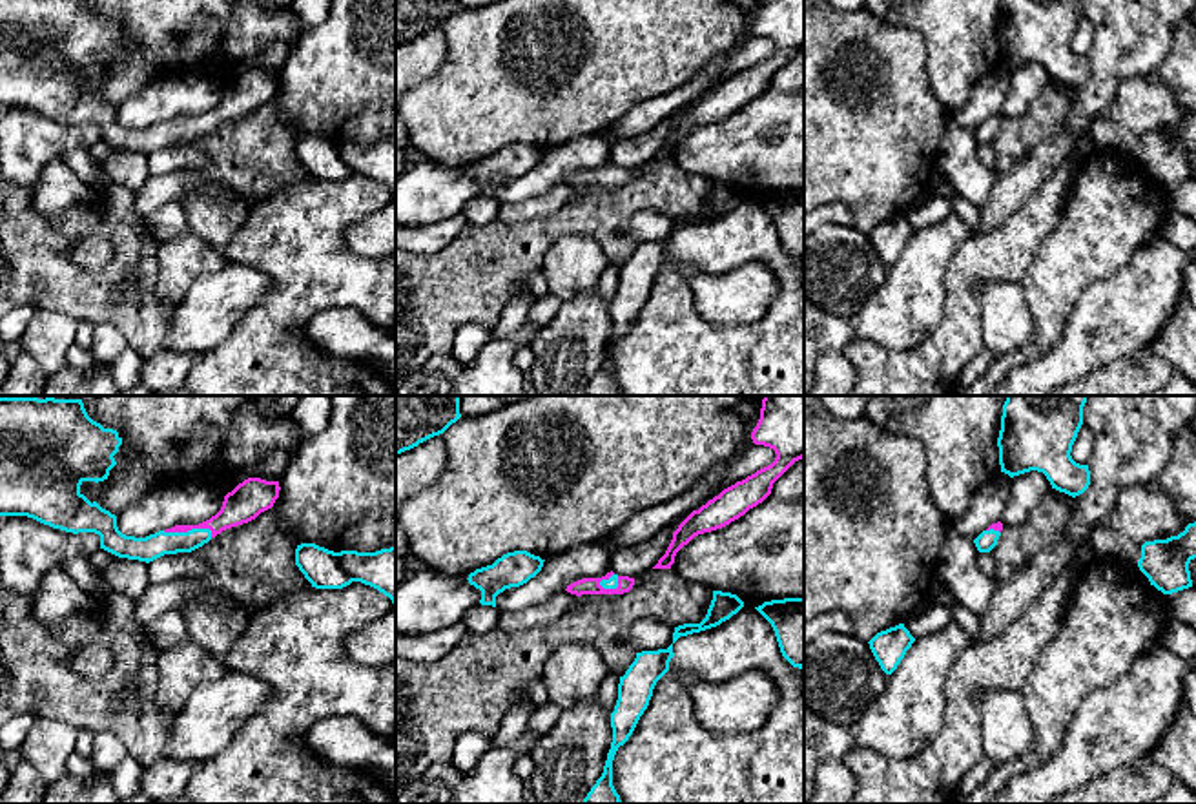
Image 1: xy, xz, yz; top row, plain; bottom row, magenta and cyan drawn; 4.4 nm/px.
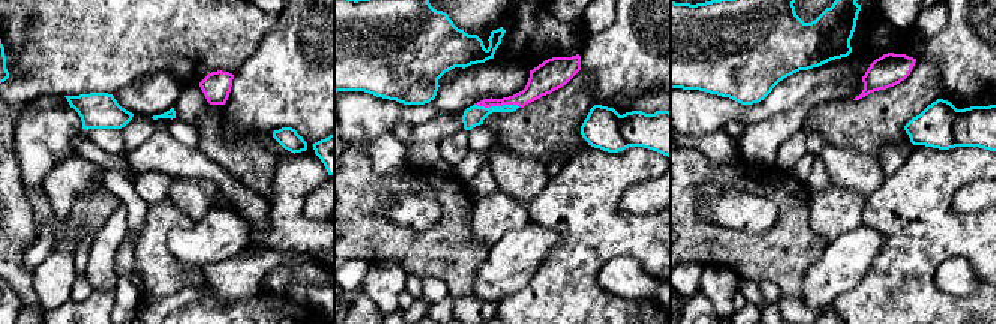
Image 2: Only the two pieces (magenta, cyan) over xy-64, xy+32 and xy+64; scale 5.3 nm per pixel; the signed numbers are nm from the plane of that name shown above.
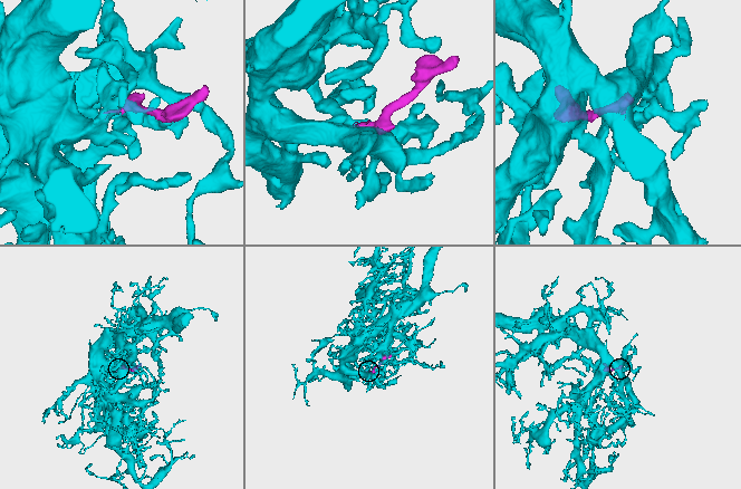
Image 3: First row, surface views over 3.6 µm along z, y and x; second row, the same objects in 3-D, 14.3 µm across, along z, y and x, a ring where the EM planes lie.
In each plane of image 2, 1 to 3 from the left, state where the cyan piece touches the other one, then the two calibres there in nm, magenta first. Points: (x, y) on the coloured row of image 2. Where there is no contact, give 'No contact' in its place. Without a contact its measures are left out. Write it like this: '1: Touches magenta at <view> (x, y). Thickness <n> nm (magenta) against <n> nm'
1: No contact
2: Touches magenta at xy+32 (497, 105). Thickness 120 nm (magenta) against 110 nm
3: No contact

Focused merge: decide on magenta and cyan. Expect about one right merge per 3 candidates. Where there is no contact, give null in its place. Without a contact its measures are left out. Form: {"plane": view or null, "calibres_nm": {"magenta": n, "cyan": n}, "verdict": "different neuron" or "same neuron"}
{"plane": "xy", "calibres_nm": {"magenta": 160, "cyan": 110}, "verdict": "same neuron"}

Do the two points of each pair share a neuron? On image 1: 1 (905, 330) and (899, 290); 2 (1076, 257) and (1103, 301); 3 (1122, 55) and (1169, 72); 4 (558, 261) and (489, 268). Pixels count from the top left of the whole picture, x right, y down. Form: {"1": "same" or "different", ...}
{"1": "same", "2": "different", "3": "different", "4": "different"}

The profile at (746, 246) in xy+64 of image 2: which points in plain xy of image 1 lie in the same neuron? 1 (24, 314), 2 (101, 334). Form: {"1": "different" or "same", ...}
{"1": "different", "2": "different"}

